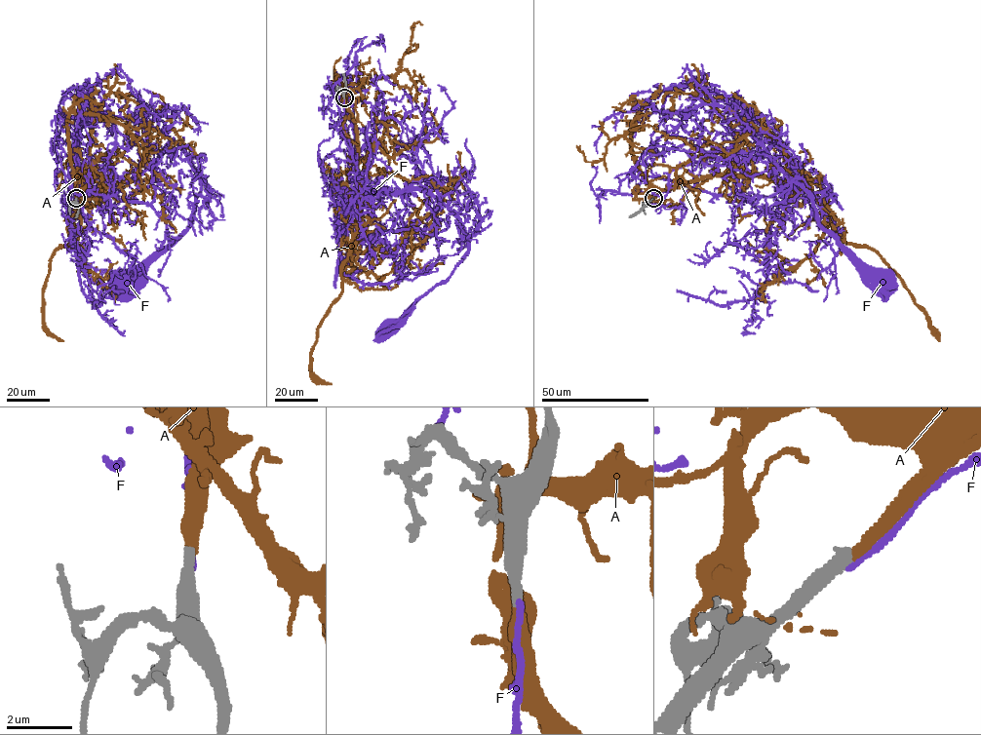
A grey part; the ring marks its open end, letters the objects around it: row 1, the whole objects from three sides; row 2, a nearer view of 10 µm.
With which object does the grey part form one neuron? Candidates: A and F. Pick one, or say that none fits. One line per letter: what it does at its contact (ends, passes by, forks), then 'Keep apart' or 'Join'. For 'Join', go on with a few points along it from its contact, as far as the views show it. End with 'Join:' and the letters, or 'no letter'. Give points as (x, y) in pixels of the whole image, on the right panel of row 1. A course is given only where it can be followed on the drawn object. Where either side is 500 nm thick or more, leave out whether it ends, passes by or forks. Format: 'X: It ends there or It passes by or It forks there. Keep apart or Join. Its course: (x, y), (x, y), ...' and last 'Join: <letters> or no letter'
A: It ends there. Join. Its course: (653, 198), (674, 185), (715, 175), (758, 175), (804, 188), (845, 243), (876, 251), (900, 278), (939, 341)
F: It ends there. Keep apart
Join: A

